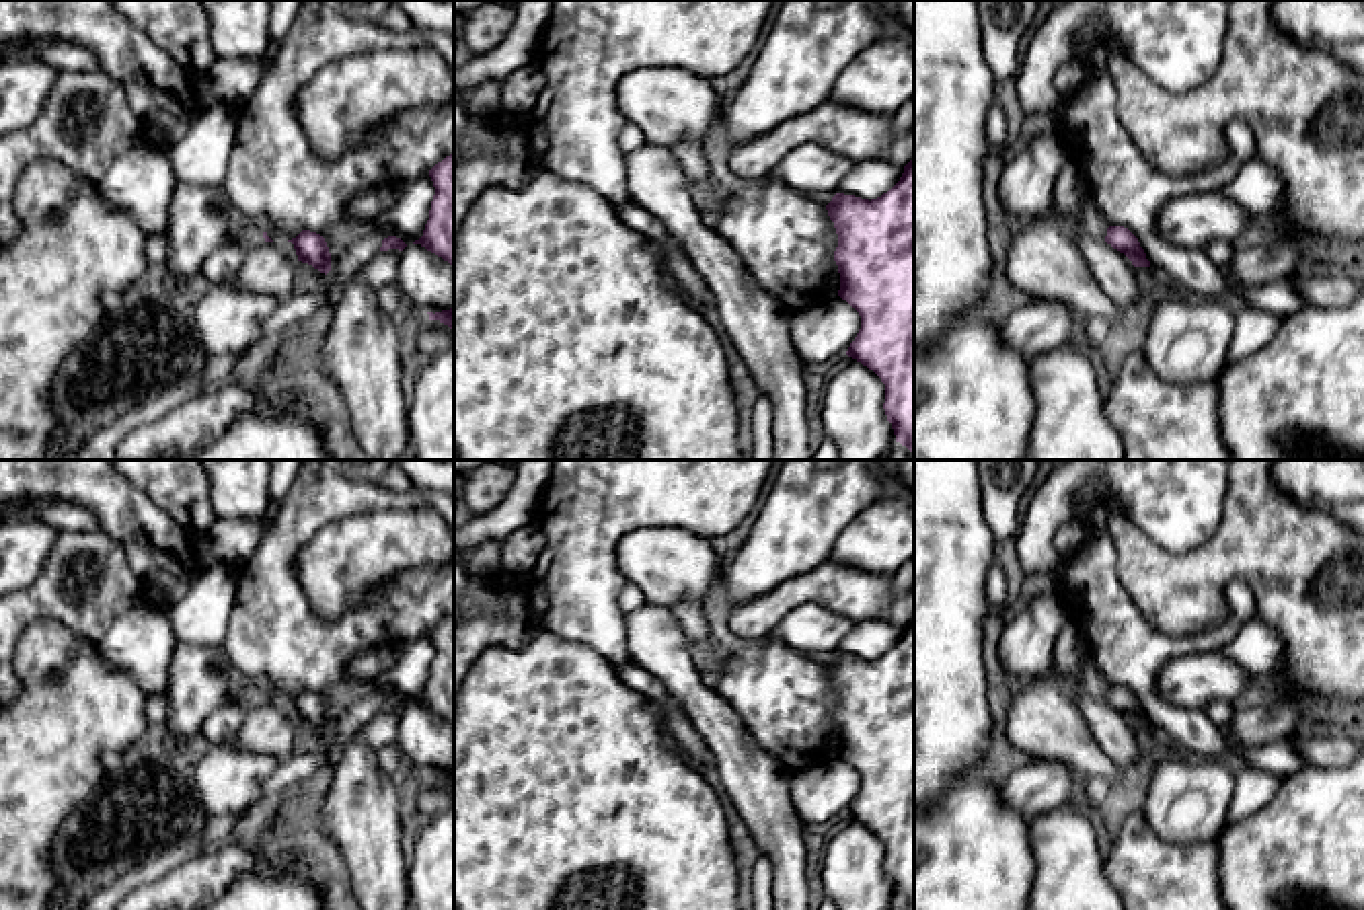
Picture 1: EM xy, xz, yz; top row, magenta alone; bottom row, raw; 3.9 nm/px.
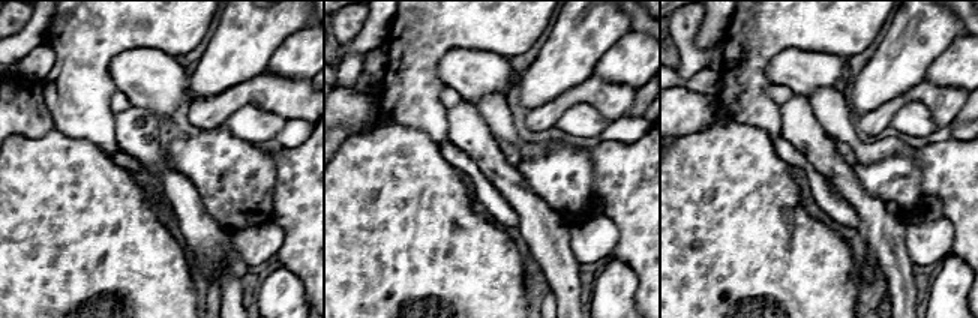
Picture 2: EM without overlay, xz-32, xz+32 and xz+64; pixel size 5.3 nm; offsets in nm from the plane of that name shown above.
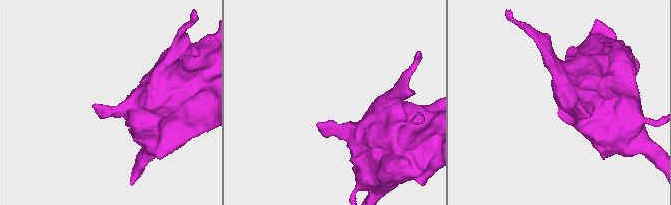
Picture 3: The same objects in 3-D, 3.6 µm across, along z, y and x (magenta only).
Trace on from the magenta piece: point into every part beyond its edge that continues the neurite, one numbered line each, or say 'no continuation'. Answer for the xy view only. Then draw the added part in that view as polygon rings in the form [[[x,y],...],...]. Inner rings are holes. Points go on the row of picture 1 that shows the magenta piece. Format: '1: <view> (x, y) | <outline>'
1: xy (247, 235) | [[[238,220],[234,226],[232,242],[244,253],[249,253],[251,249],[261,247],[265,242],[263,230],[259,224]]]

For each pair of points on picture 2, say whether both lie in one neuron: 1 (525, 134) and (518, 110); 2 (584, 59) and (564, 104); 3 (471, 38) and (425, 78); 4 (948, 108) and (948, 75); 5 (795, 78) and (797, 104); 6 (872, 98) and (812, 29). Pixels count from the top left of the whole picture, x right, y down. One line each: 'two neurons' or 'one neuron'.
1: one neuron
2: two neurons
3: one neuron
4: two neurons
5: two neurons
6: two neurons

